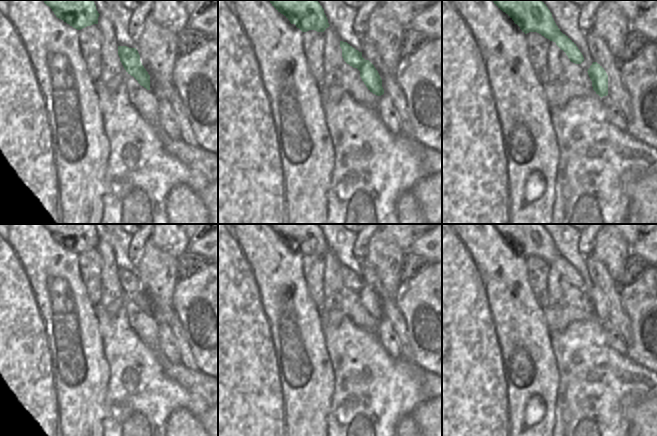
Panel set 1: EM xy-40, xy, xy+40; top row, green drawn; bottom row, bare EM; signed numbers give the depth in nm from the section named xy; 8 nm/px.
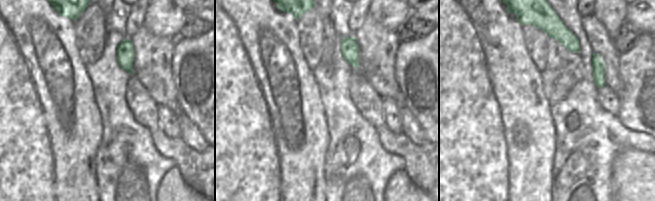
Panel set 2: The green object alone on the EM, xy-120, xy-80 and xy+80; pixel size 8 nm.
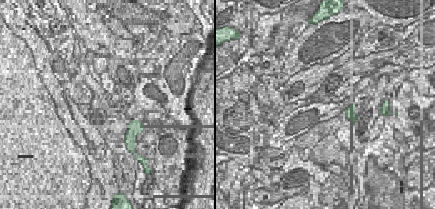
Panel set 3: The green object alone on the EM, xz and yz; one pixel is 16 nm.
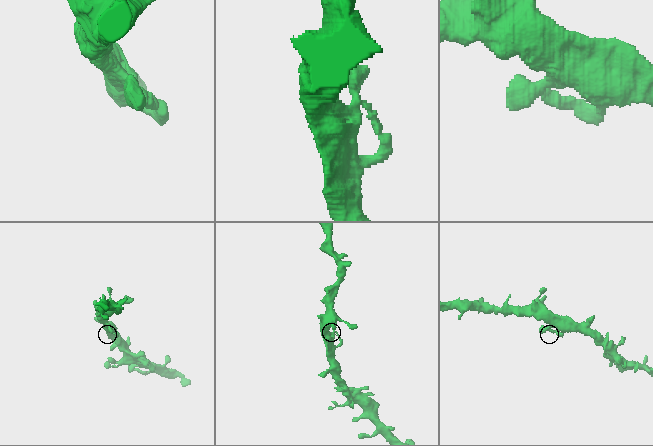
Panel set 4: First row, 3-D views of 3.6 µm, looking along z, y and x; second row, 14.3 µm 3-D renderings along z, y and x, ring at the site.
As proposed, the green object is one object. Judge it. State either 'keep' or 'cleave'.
keep

